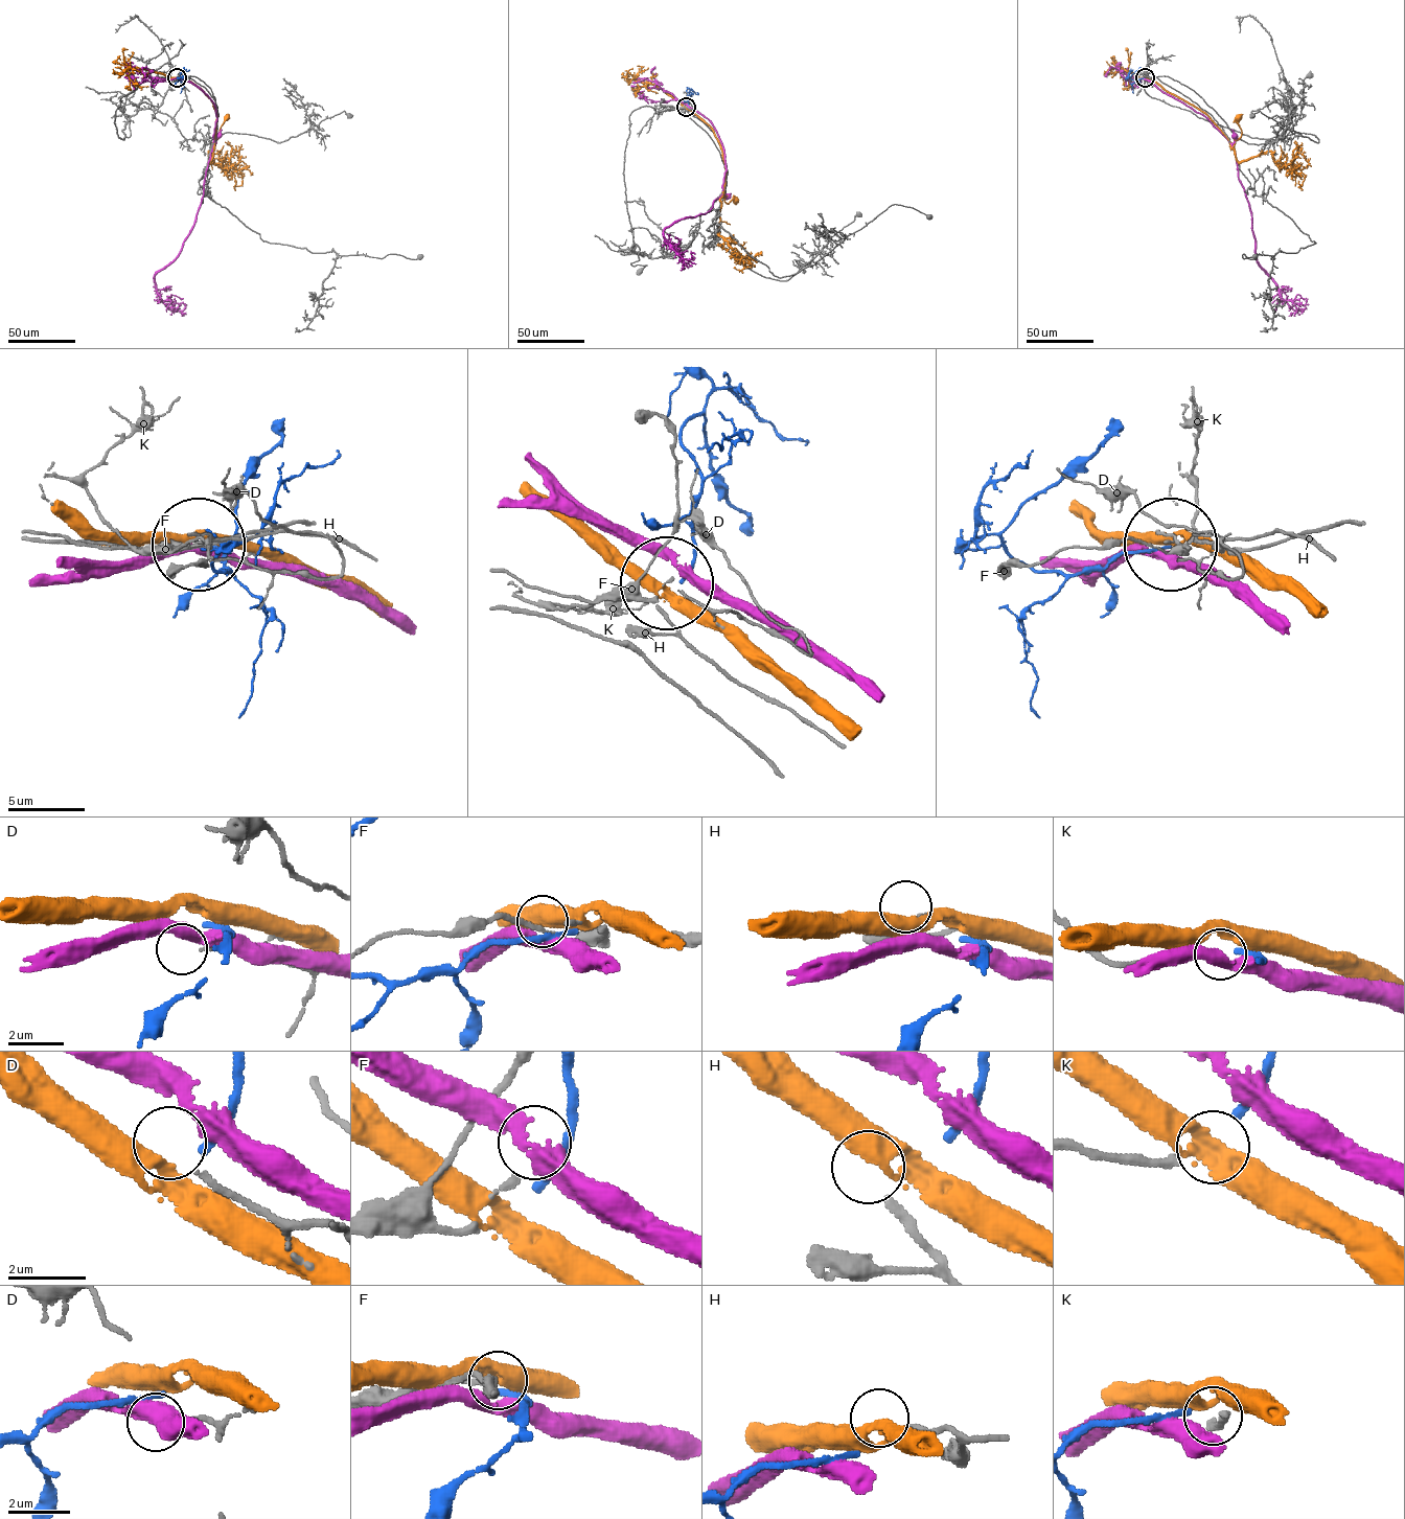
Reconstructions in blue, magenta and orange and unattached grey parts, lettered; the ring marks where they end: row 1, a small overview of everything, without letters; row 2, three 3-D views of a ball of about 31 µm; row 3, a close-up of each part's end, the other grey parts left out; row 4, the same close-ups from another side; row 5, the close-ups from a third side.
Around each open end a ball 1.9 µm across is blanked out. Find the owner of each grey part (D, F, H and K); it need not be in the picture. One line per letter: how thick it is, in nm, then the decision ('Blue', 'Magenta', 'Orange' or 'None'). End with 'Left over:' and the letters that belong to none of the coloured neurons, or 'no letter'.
D: Thickness 150 nm. None
F: Thickness 140 nm. None
H: Thickness 220 nm. None
K: Thickness 200 nm. Blue
Left over: D, F, H

